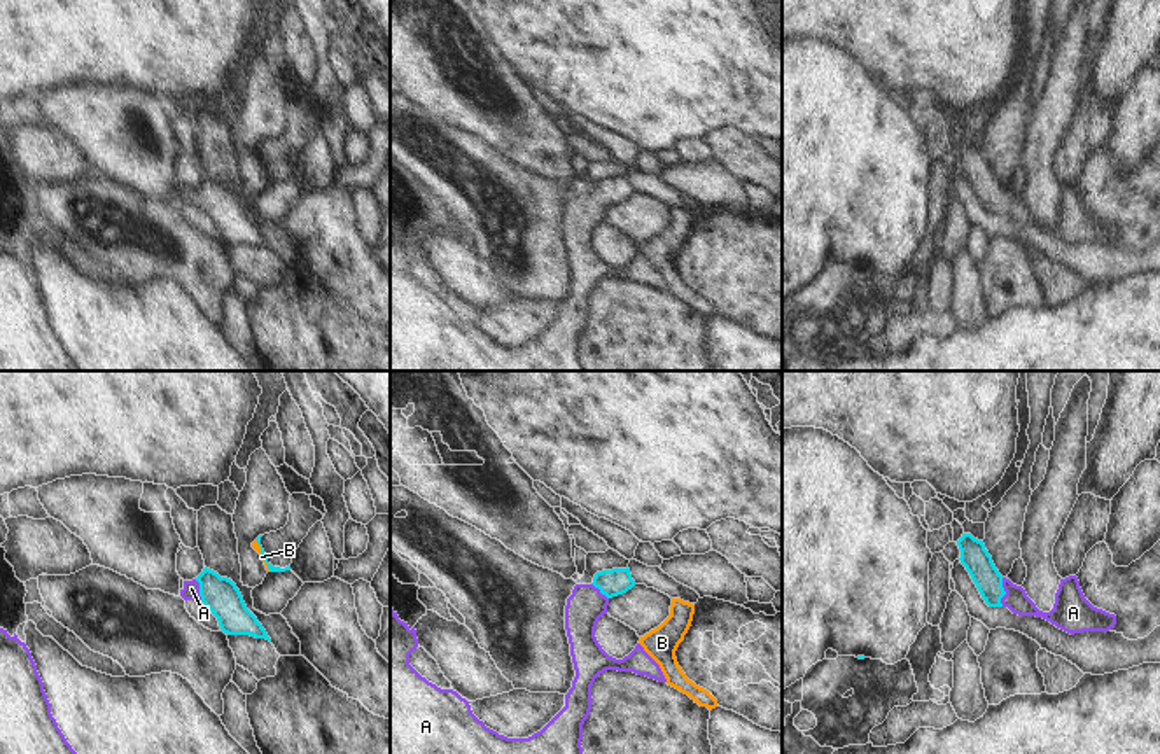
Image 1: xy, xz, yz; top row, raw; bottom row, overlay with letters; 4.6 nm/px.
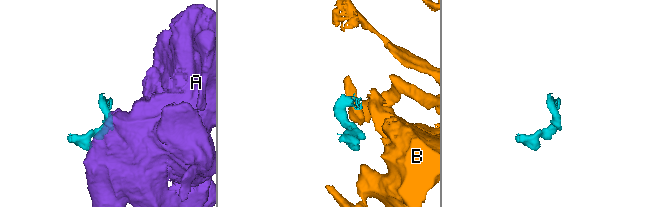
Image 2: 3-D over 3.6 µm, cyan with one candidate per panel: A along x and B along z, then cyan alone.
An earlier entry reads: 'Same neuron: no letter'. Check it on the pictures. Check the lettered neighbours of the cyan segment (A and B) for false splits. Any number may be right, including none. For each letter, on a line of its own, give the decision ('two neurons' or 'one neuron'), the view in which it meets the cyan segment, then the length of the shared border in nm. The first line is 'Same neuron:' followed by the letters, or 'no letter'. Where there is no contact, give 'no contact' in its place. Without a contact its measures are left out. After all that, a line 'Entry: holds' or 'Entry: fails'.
Same neuron: A
A: one neuron | yz | 140 nm
B: two neurons | xy | 160 nm
Entry: fails

